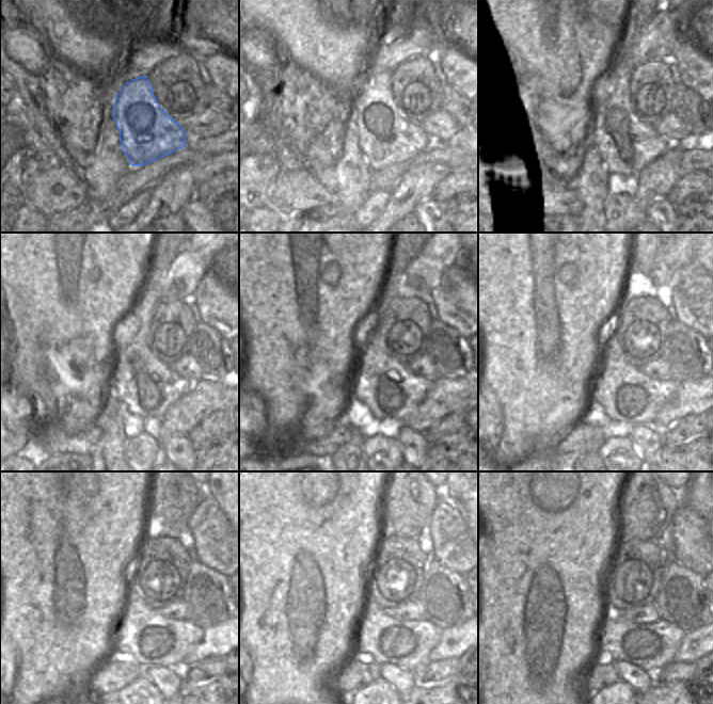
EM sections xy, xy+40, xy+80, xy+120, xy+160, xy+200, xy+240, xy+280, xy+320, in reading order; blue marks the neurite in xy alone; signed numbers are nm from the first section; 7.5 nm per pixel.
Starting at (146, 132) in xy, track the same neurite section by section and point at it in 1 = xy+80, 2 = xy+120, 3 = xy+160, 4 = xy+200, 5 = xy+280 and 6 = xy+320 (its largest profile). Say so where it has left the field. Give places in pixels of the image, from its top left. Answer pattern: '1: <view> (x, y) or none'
1: xy+80 (627, 145)
2: xy+120 (146, 386)
3: xy+160 (386, 387)
4: xy+200 (626, 394)
5: xy+280 (407, 643)
6: xy+320 (652, 646)

